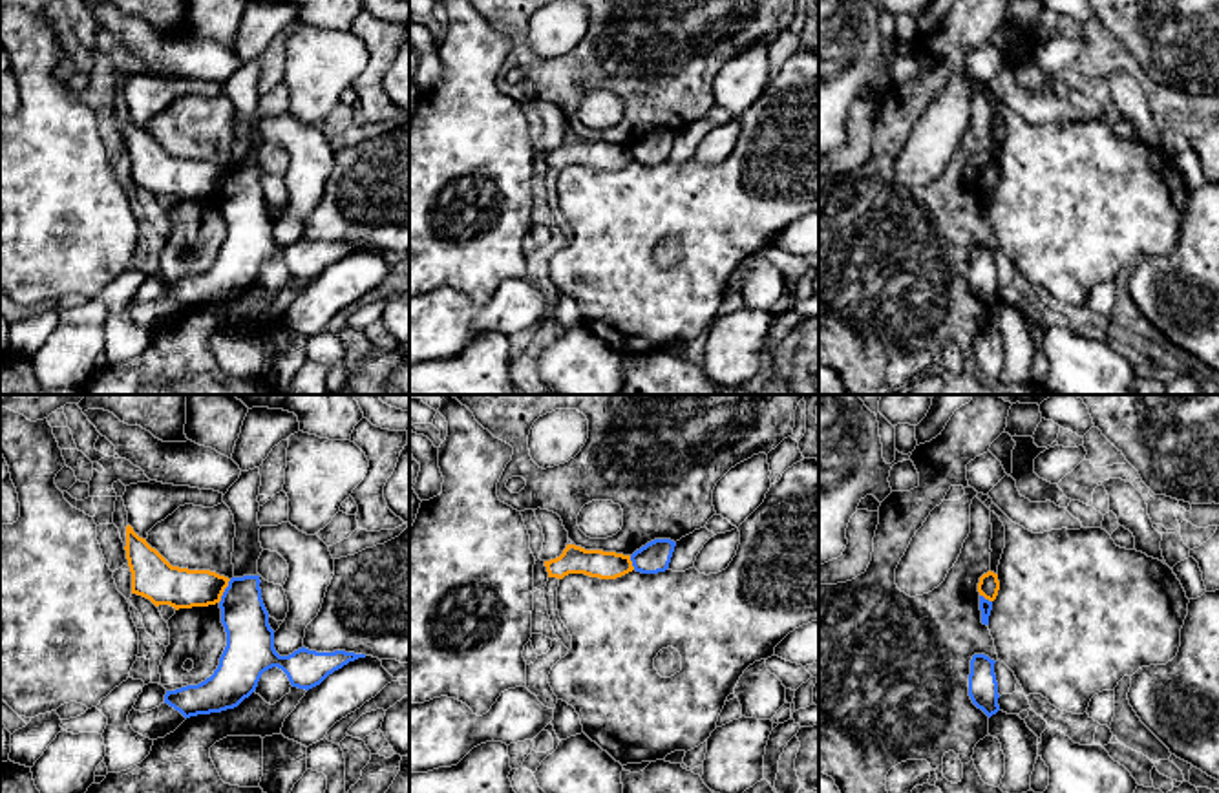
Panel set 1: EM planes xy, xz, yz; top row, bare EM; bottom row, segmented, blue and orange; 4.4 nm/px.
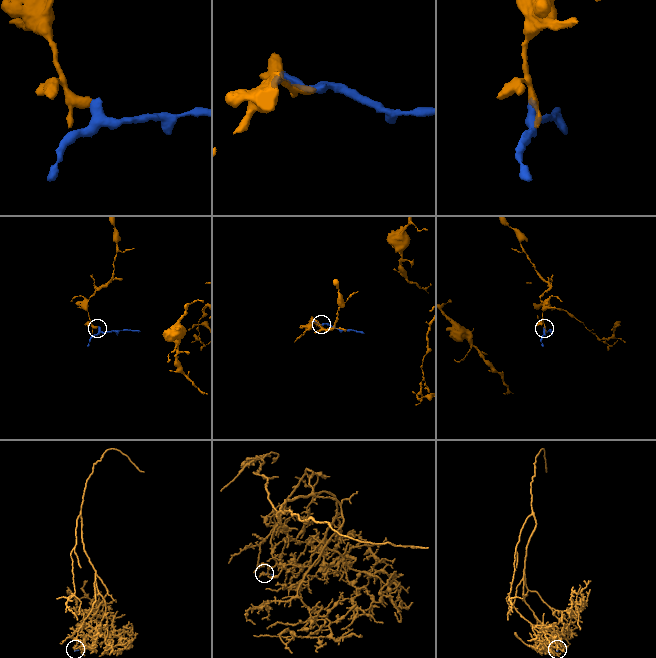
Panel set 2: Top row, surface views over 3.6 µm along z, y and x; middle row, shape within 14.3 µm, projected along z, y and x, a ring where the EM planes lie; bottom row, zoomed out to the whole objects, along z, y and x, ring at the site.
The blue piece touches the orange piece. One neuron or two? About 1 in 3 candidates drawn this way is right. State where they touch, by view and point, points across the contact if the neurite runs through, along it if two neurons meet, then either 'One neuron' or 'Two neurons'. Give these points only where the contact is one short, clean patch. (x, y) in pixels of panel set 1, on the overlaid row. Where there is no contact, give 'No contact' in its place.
Touches blue at xy (225, 591). Boundary: xy (231, 580), (218, 602). Two neurons

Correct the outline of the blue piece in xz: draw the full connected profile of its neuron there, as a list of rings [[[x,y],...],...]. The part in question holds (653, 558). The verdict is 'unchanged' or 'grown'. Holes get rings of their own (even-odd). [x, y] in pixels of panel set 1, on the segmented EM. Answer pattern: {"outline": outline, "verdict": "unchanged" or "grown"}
{"outline": [[[654,539],[631,555],[632,566],[641,574],[658,574],[669,568],[676,543]]], "verdict": "unchanged"}

